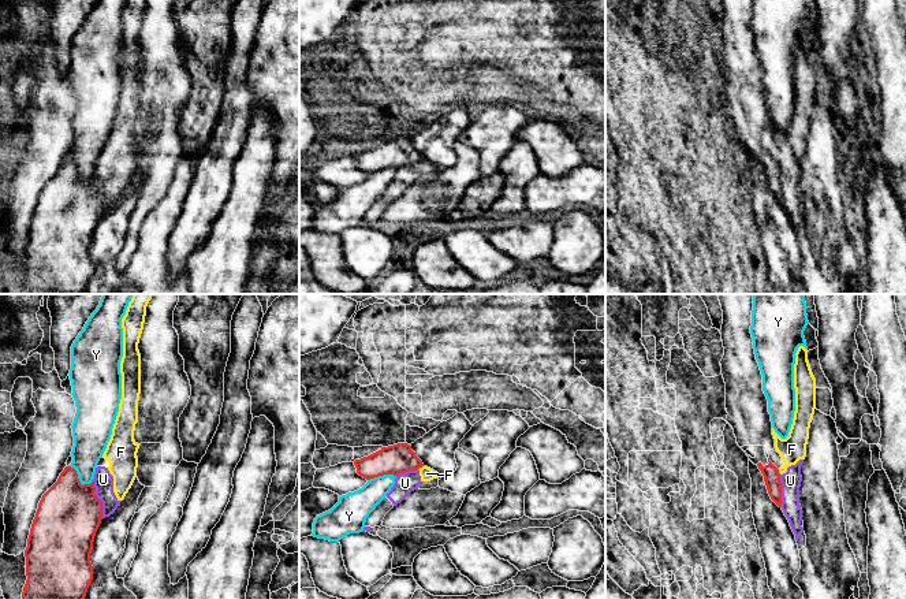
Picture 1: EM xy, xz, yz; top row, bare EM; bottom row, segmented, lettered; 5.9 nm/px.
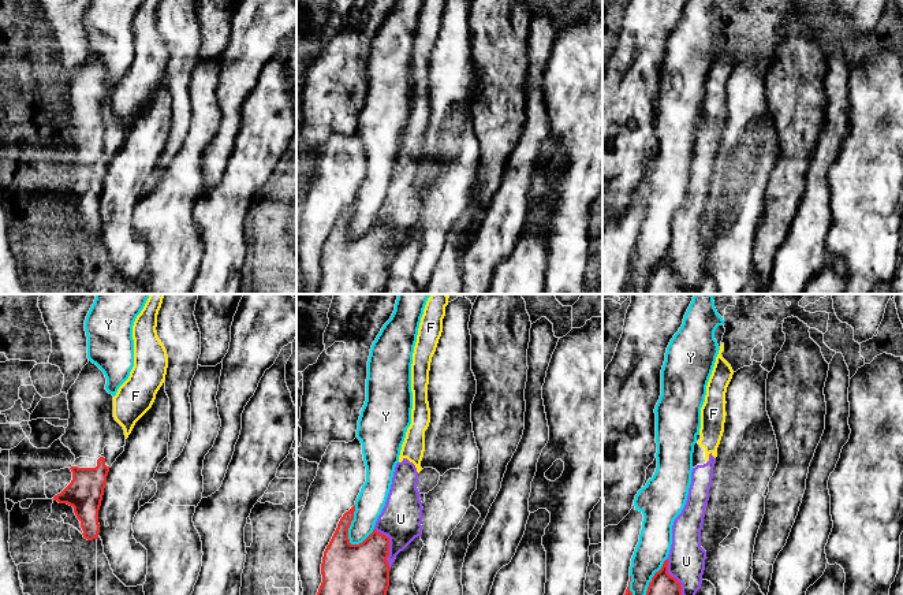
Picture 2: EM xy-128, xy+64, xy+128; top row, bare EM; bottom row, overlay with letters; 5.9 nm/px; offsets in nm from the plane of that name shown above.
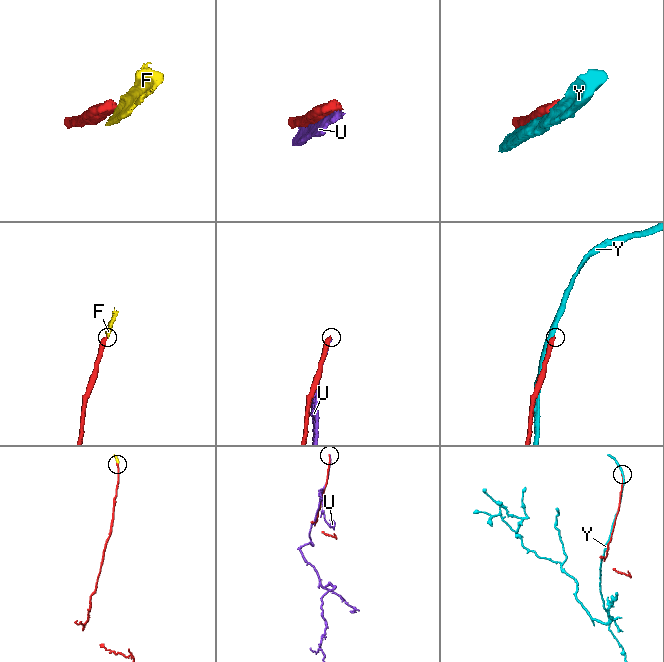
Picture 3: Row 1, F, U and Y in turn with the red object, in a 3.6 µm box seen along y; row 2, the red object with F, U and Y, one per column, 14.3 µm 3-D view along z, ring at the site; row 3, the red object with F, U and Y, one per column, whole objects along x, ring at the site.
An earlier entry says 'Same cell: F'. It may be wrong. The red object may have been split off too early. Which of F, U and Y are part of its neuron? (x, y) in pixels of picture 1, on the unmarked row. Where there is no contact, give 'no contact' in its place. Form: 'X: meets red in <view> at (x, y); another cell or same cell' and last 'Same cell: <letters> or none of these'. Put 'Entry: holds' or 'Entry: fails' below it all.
F: meets red in xz at (420, 160); another cell
U: meets red in xy at (97, 192); another cell
Y: meets red in xy at (78, 174); another cell
Same cell: none of these
Entry: fails

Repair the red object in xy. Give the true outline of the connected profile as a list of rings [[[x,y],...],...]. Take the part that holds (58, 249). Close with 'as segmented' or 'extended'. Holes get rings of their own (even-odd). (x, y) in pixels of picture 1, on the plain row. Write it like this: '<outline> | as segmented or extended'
[[[66,160],[57,175],[42,189],[25,243],[27,274],[22,294],[85,293],[93,274],[93,235],[104,211],[102,196],[94,185],[94,174],[82,179],[77,164]]] | as segmented

